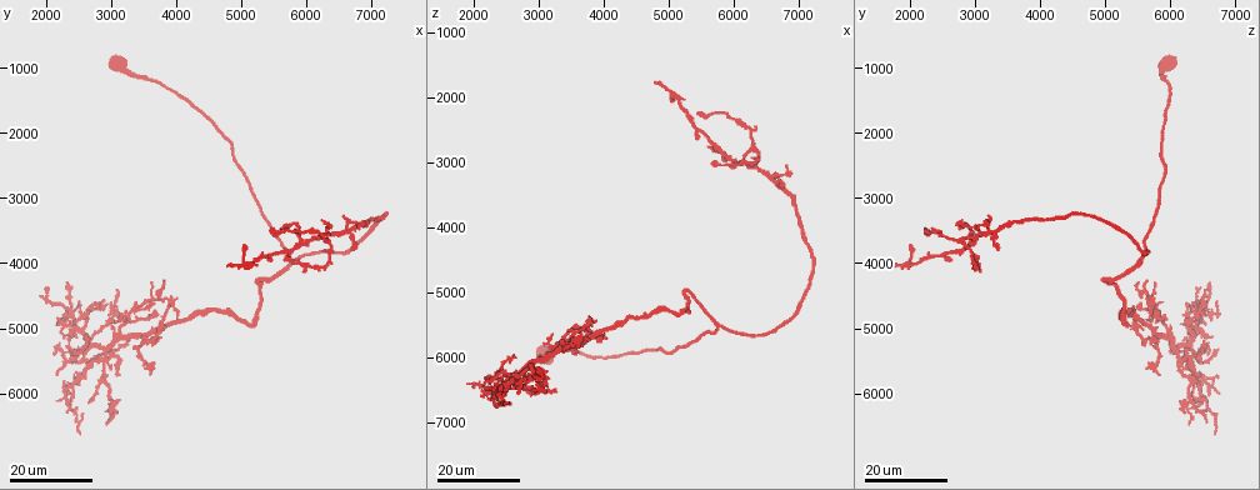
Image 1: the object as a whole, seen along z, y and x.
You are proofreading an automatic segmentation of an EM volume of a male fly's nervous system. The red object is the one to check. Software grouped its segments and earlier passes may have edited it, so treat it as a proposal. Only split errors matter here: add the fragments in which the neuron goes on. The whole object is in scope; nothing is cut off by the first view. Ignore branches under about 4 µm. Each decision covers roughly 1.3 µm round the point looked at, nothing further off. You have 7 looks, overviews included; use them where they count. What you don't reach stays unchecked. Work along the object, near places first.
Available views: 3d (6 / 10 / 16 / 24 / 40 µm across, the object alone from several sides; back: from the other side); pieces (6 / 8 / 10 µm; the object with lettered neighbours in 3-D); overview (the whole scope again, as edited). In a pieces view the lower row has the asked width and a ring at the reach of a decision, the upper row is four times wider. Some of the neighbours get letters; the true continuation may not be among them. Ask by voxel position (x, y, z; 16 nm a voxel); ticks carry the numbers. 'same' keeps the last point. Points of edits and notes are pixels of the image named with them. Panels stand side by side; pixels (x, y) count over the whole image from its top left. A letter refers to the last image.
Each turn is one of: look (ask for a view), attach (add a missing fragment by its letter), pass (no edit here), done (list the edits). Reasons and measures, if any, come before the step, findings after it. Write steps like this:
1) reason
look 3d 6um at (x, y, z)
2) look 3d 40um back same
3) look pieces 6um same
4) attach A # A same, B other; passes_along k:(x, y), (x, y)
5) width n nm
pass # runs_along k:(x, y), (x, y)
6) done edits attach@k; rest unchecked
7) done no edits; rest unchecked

thin end
look 3d 24um at (5600, 3500, 2750)

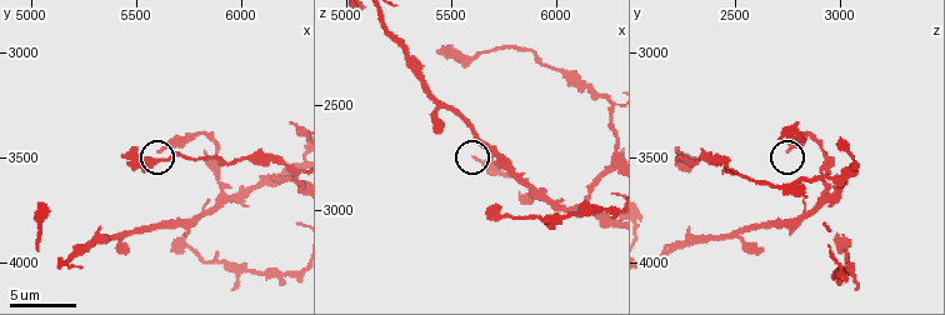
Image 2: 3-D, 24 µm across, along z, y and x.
look pieces 10um at (5620, 3470, 2760)

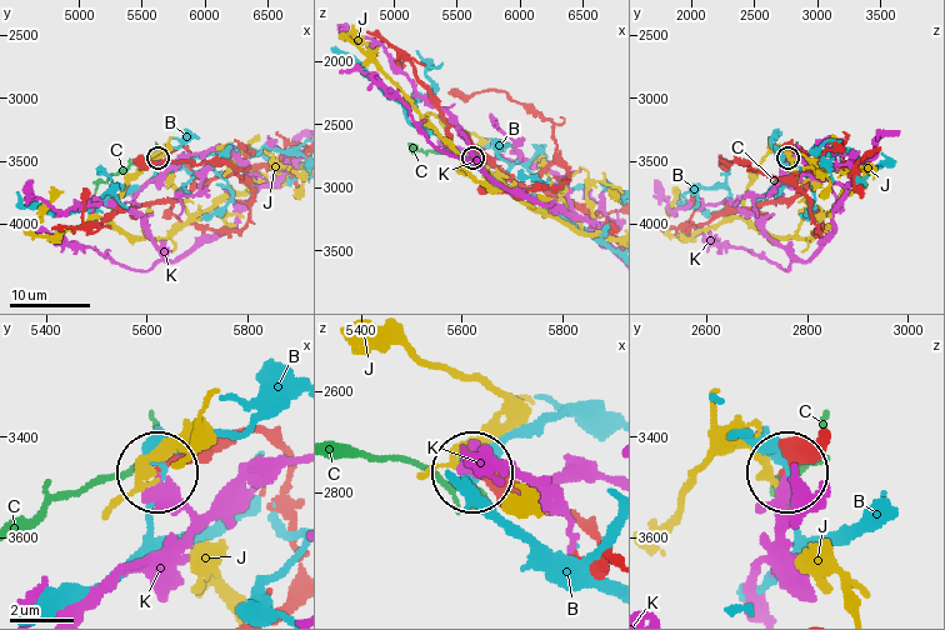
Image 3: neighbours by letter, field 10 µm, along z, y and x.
pass # B other, C other, J other, K other; no lettered fragment goes on from it

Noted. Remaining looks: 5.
an open end
look 3d 16um at (6750, 3800, 3400)

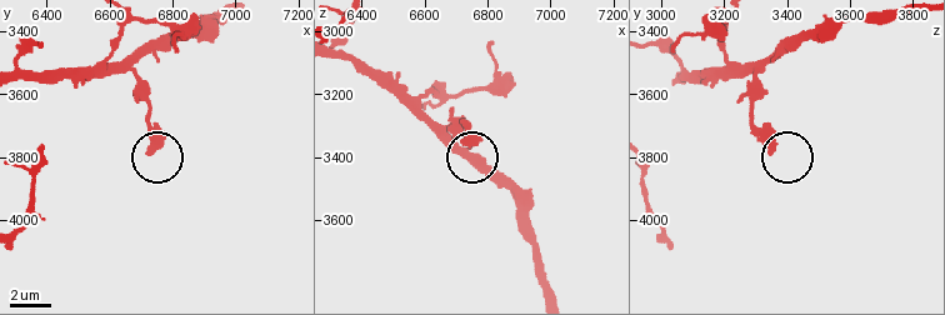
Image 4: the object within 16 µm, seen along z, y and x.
look pieces 10um at (6730, 3780, 3350)

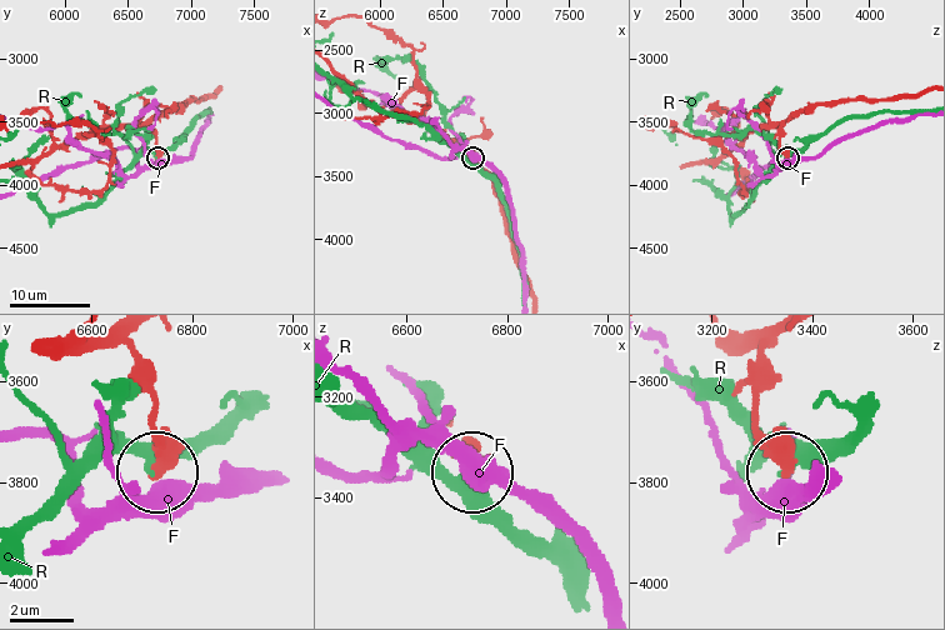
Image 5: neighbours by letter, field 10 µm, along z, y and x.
pass # F other, R other; runs_along 5:(866, 100), (796, 113), (781, 126), (785, 156); none of them fits

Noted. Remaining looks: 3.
free end
look 3d 24um at (4800, 4050, 1750)

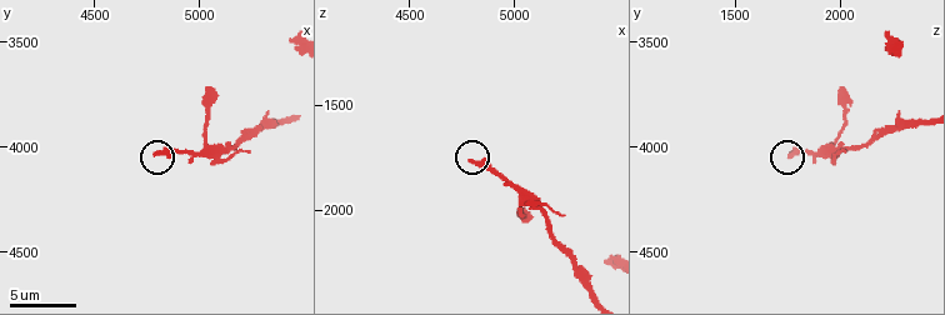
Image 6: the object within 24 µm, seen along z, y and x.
look pieces 8um at (4800, 4040, 1780)

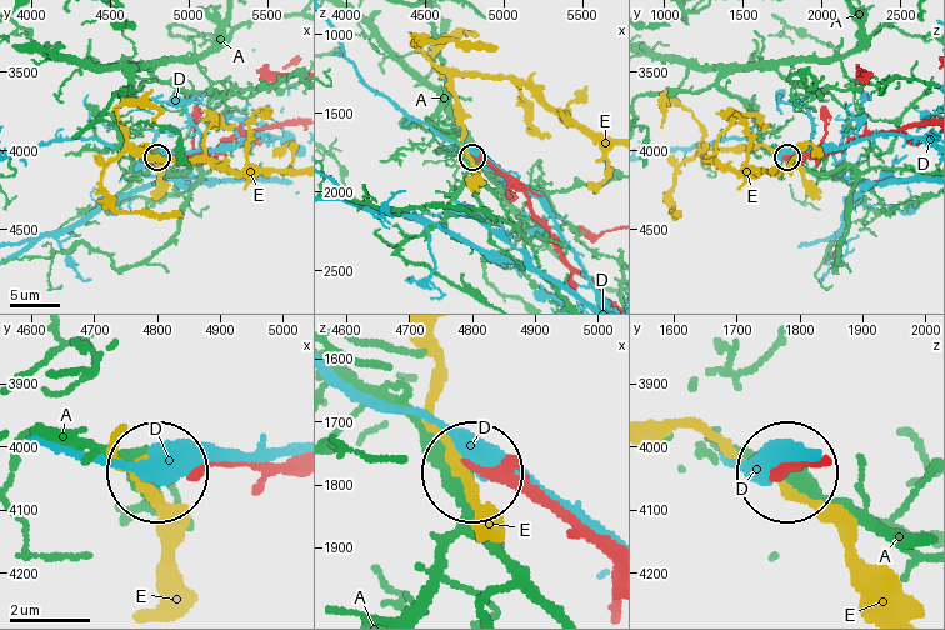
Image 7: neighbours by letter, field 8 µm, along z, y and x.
width 210 nm
pass # A other, D other, E other; runs_along 7:(600, 549), (510, 485), (473, 471); no lettered fragment goes on from it

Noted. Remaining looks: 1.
done no edits; rest unchecked

